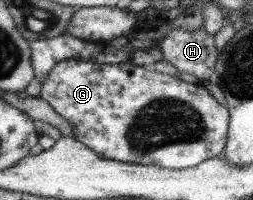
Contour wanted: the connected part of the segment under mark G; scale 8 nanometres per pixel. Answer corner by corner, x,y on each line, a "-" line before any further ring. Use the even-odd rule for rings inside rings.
68,59
57,63
41,84
39,97
46,99
61,117
72,123
72,136
109,159
183,170
223,155
227,145
231,112
218,103
201,82
189,83
177,76
150,71
130,61
100,64

